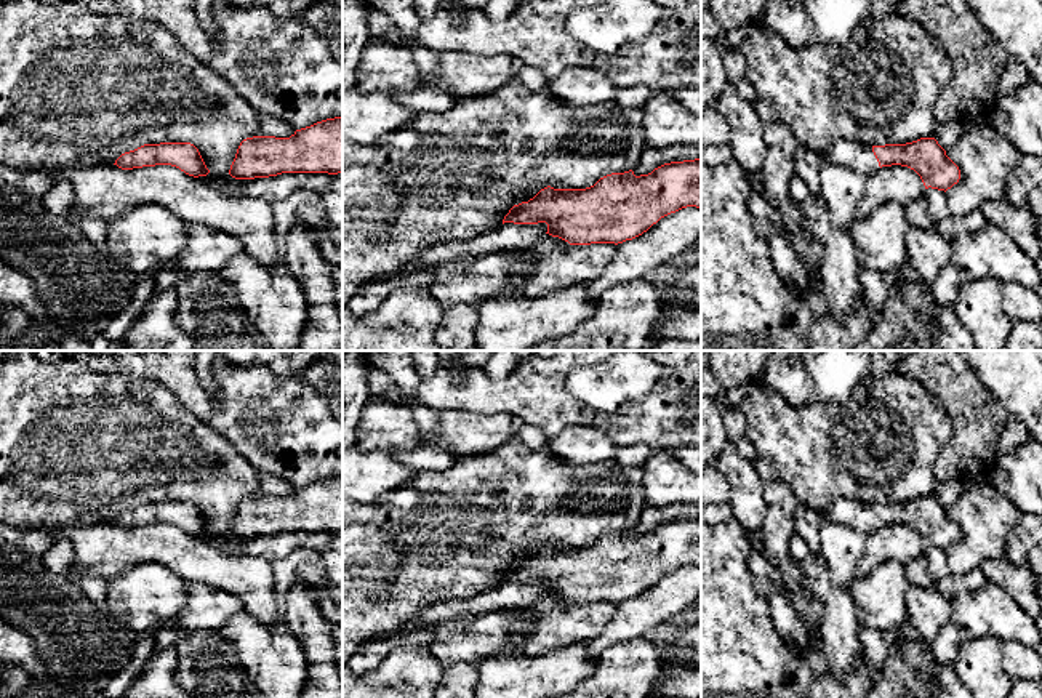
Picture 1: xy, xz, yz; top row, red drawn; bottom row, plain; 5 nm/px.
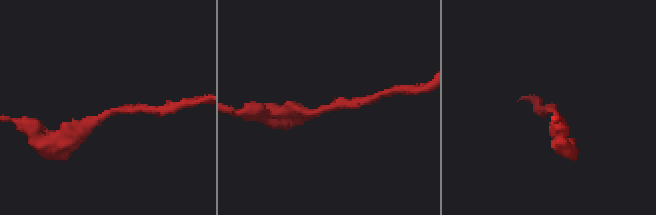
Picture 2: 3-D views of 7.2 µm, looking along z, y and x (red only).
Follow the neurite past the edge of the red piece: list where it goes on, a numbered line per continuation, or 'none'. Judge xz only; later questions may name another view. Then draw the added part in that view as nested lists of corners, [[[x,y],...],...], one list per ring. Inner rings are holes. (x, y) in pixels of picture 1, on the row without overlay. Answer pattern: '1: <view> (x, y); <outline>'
none

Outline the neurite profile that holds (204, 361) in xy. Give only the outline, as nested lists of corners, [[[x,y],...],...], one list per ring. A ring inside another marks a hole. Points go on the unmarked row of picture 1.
[[[197,351],[194,357],[194,370],[200,386],[208,392],[210,399],[214,397],[216,381],[213,367],[218,359],[229,365],[251,365],[256,362],[254,351]]]

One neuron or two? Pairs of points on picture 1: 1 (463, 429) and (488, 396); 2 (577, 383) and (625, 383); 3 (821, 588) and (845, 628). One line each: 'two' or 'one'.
1: two
2: one
3: one

